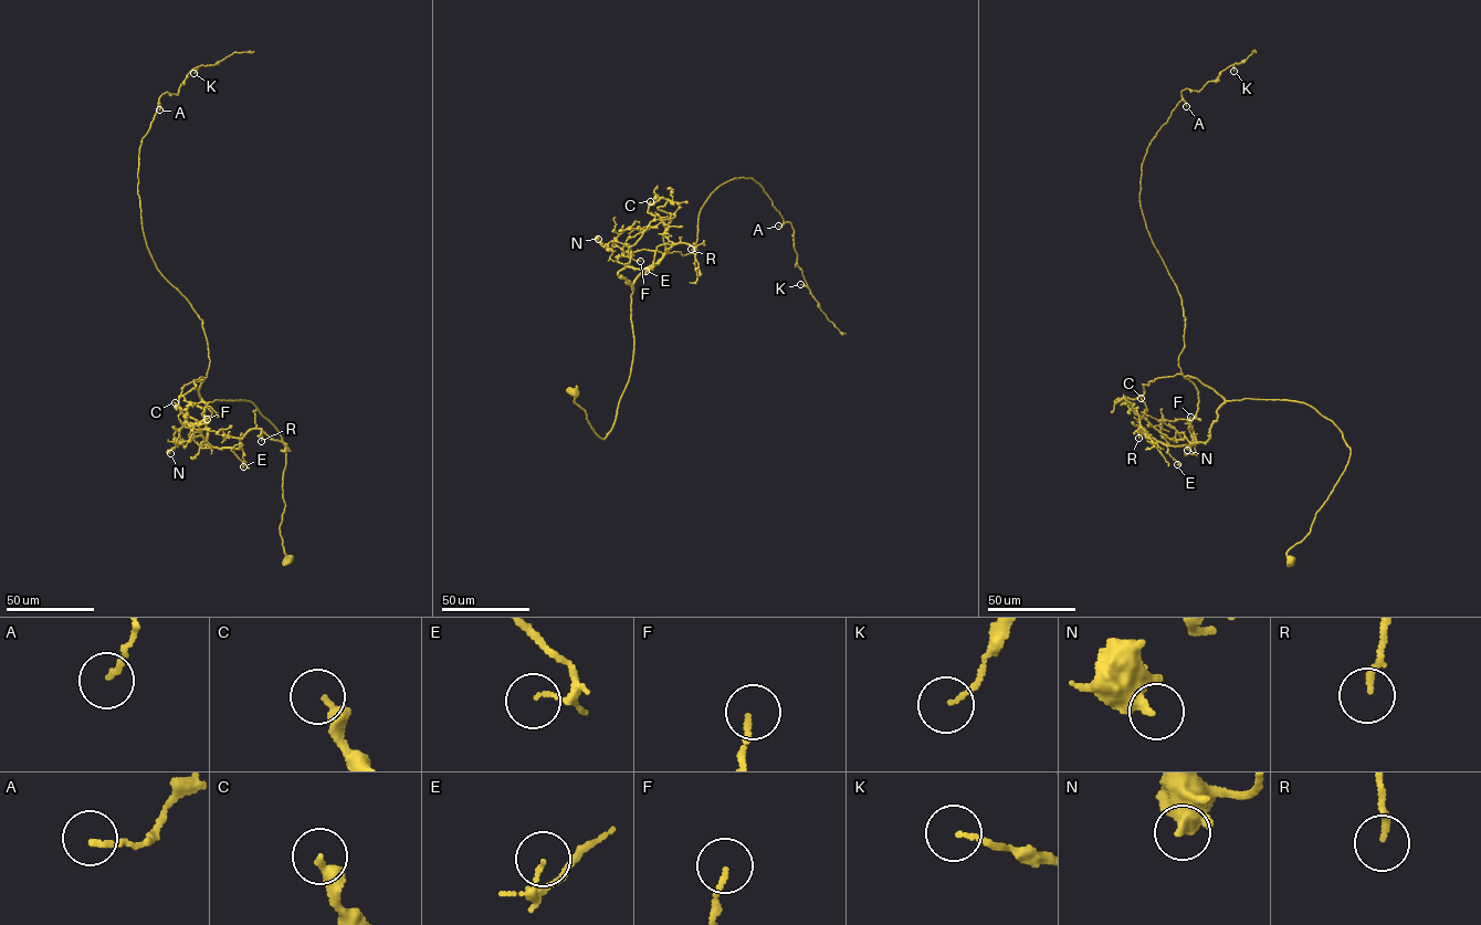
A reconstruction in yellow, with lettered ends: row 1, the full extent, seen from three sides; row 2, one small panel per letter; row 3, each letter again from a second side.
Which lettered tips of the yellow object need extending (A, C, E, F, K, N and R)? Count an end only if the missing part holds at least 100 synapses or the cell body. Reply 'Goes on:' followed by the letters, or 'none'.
Goes on: none

